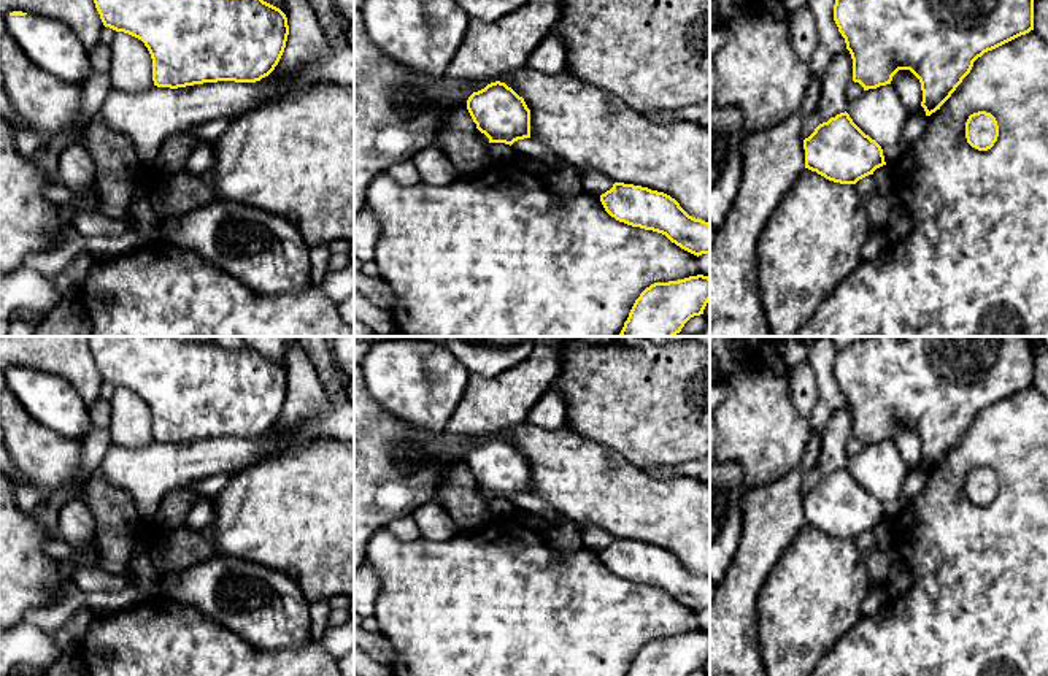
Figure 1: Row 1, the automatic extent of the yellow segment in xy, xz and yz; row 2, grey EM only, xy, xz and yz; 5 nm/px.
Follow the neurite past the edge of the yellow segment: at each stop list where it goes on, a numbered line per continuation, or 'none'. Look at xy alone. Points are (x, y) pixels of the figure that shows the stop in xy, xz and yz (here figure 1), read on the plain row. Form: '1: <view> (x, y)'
1: xy (51, 402)

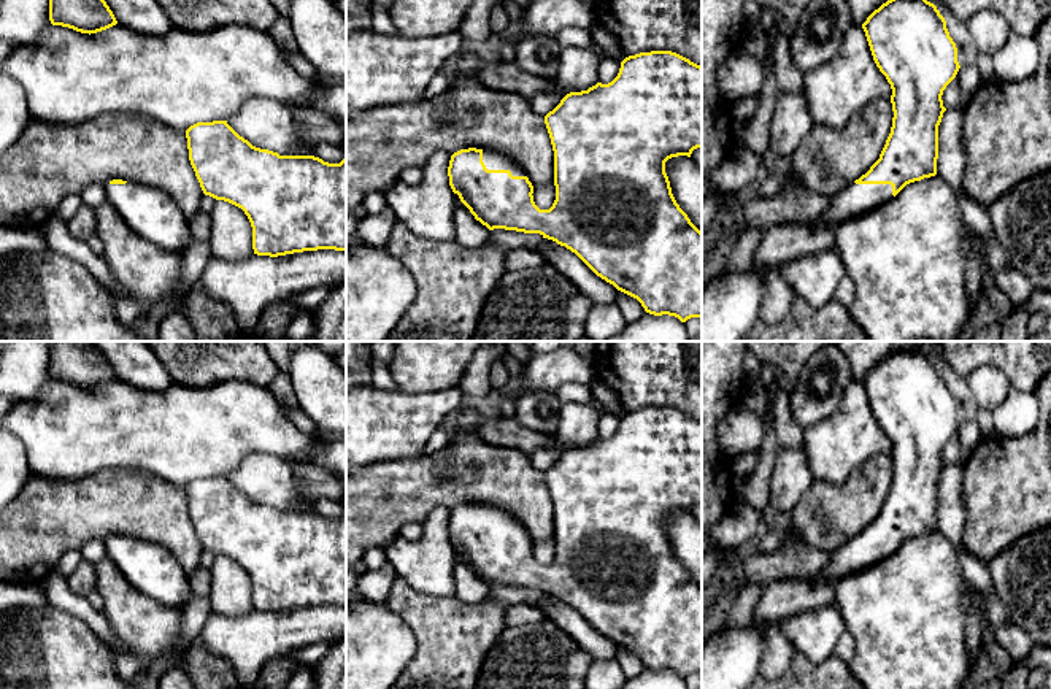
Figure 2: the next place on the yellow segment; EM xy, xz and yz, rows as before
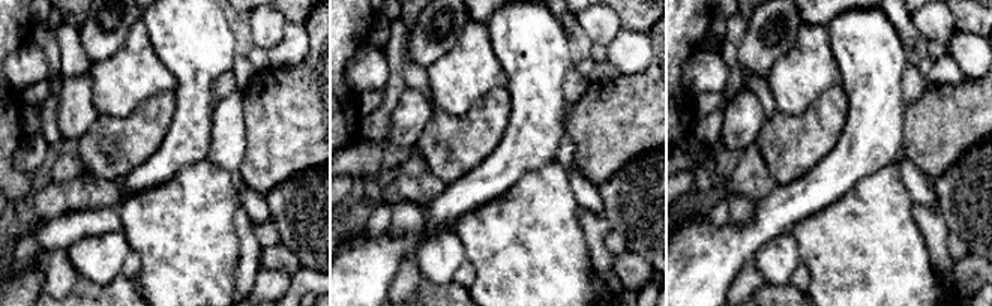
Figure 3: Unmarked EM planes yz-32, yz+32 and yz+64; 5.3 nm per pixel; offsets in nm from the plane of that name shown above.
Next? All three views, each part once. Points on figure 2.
1: xz (494, 516)

